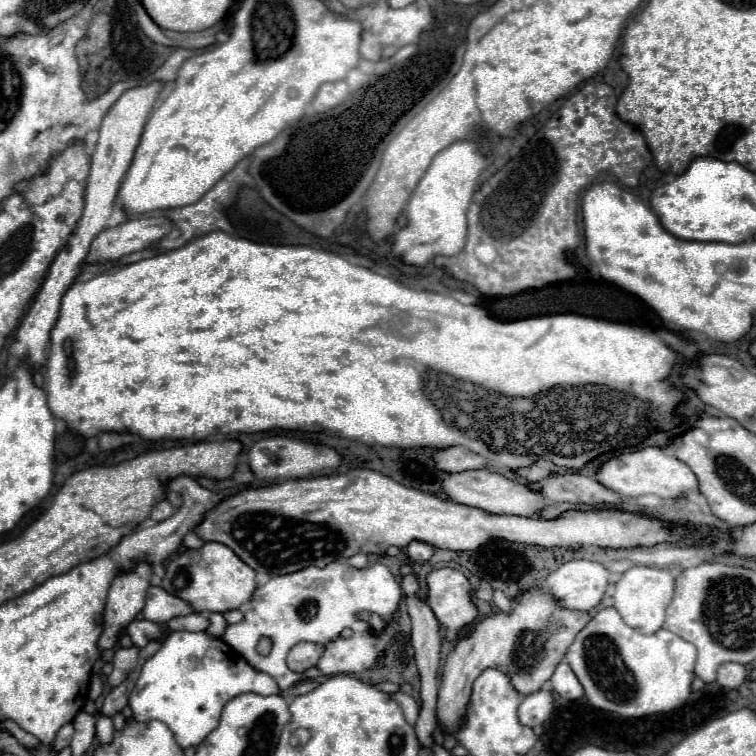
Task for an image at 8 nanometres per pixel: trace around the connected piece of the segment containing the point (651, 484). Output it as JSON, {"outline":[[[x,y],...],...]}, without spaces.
{"outline":[[[643,447],[637,451],[625,451],[617,457],[609,457],[601,463],[595,473],[595,479],[607,489],[623,495],[623,497],[641,497],[641,495],[657,495],[663,499],[675,499],[685,491],[697,491],[697,479],[693,471],[673,455],[665,455],[659,447]]]}

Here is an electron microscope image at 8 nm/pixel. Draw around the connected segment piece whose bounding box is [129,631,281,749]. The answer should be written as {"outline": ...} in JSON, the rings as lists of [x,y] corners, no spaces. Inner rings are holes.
{"outline":[[[203,631],[169,633],[161,649],[141,669],[129,699],[133,719],[139,723],[153,719],[165,723],[175,733],[177,745],[181,749],[189,749],[197,747],[219,725],[221,711],[229,699],[247,691],[259,695],[281,693],[271,675],[255,671],[239,653],[225,649],[231,647],[227,647],[221,639],[203,635]]]}

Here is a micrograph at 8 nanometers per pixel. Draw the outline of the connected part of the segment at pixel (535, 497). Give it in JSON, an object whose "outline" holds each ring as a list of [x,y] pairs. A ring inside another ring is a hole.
{"outline":[[[475,469],[475,471],[461,471],[451,473],[449,479],[441,483],[445,495],[461,505],[477,507],[487,513],[499,513],[499,515],[537,515],[539,509],[545,505],[543,497],[535,491],[529,491],[523,483],[515,479],[507,479],[499,473],[487,471],[487,469]]]}

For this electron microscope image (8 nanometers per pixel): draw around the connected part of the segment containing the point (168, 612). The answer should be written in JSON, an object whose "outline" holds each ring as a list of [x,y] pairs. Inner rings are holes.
{"outline":[[[163,587],[147,589],[147,599],[145,599],[145,607],[143,607],[143,617],[147,621],[163,625],[173,617],[189,615],[189,613],[191,613],[191,607],[187,603],[183,603],[181,599],[175,599],[173,595],[169,595],[167,591],[163,591]]]}

